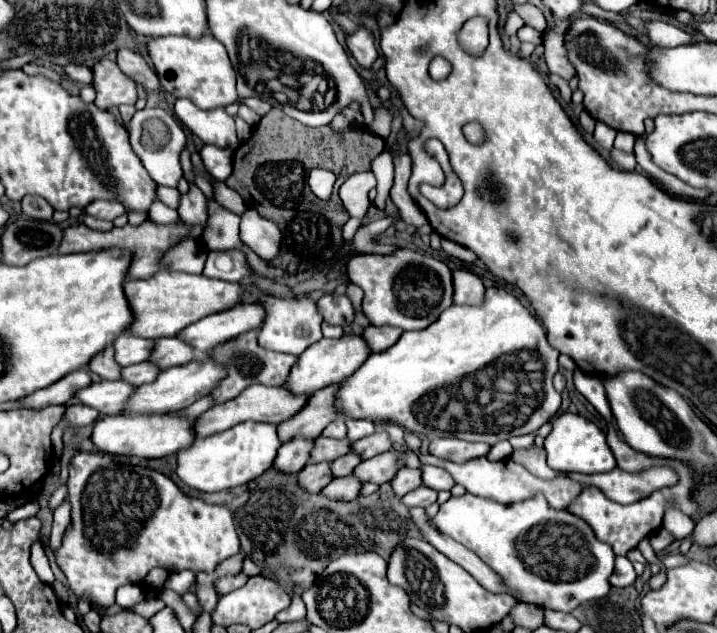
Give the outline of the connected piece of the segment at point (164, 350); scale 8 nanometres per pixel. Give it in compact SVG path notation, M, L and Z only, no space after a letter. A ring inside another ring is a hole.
M174 336L174 338L156 340L156 356L152 356L152 360L156 360L160 364L160 368L166 370L170 366L188 364L194 360L194 356L196 356L194 348L190 344L186 344L182 338Z

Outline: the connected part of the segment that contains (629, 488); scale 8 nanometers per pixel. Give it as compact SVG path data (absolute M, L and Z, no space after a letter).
M620 468L602 474L570 474L574 482L584 486L596 486L604 492L604 496L618 504L632 504L644 496L650 496L656 488L664 488L668 484L676 484L678 476L672 468L650 468L646 472L628 474Z

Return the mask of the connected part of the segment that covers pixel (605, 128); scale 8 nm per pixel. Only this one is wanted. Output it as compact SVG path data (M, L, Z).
M596 122L594 133L593 133L595 141L607 150L612 150L614 140L616 137L616 130L612 130L608 124L604 124L604 122Z

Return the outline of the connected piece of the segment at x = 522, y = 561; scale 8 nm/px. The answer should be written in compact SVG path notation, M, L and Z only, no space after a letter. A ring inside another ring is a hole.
M464 494L458 498L452 496L448 502L440 506L438 514L432 518L432 524L438 532L448 534L456 542L476 552L484 562L488 562L492 570L500 572L500 576L504 576L504 582L510 588L516 588L524 596L524 602L528 604L536 604L540 608L552 608L560 612L572 612L580 602L604 598L610 590L608 578L614 570L614 558L616 558L612 548L596 540L592 528L588 528L584 520L568 514L566 510L556 512L548 508L544 496L536 496L532 500L516 502L510 506L500 504L492 498L482 498L472 494Z

